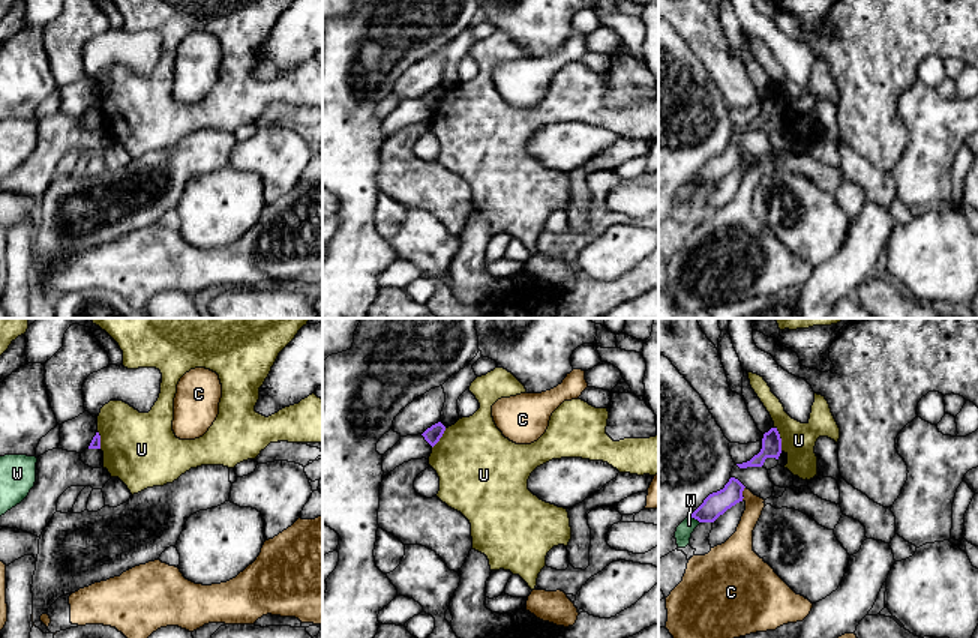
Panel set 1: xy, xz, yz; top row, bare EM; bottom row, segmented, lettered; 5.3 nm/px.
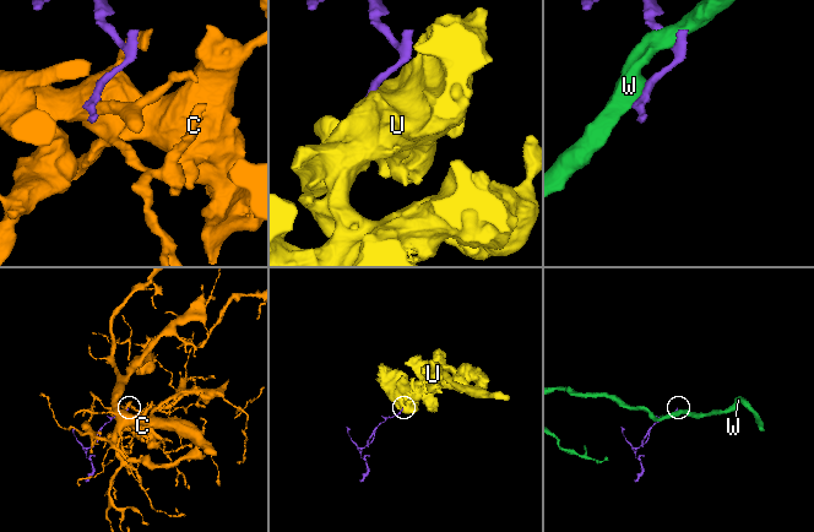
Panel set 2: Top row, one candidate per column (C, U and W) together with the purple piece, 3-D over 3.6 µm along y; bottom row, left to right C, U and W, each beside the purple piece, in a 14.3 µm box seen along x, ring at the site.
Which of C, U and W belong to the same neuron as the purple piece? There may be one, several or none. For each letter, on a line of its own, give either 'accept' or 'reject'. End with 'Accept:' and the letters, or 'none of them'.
C: reject
U: reject
W: reject
Accept: none of them

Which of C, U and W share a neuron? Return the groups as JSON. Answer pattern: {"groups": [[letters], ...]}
{"groups": [["C"], ["U"], ["W"]]}

